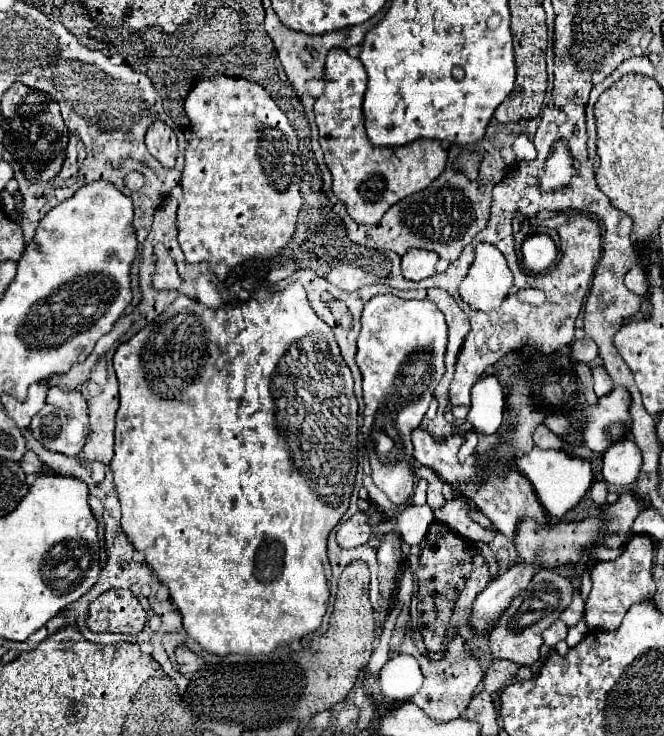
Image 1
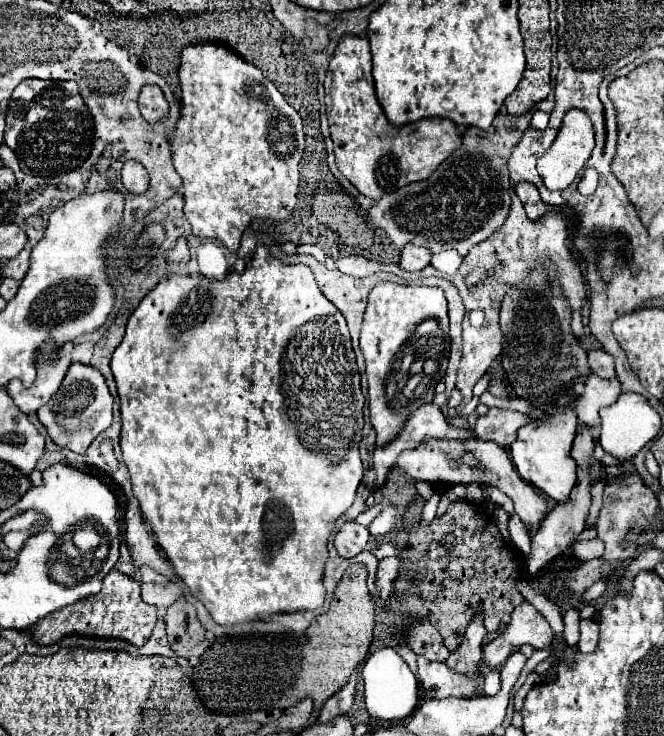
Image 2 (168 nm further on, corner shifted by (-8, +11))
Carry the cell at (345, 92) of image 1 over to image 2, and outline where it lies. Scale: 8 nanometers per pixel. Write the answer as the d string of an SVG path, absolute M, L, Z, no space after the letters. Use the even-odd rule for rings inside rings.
M346 36L338 44L328 64L324 88L336 164L358 192L372 200L380 200L388 192L428 178L462 144L456 124L448 118L424 118L400 128L388 122L376 100L372 54L366 38Z

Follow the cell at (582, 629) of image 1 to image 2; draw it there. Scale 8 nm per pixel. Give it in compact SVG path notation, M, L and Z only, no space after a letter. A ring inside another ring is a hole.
M582 620L580 630L582 630L582 636L580 636L580 642L576 648L580 652L592 652L598 642L598 624L594 620Z

